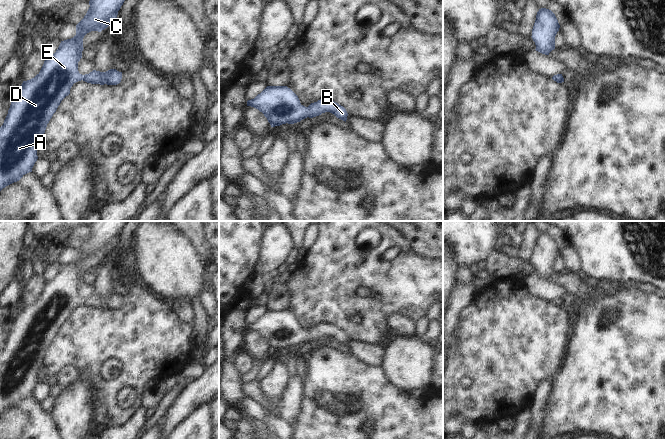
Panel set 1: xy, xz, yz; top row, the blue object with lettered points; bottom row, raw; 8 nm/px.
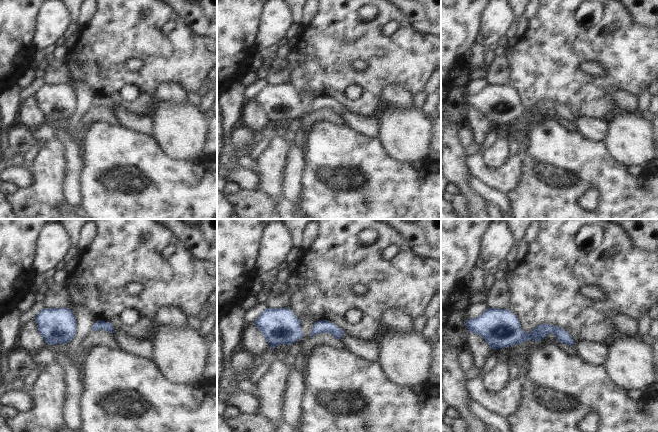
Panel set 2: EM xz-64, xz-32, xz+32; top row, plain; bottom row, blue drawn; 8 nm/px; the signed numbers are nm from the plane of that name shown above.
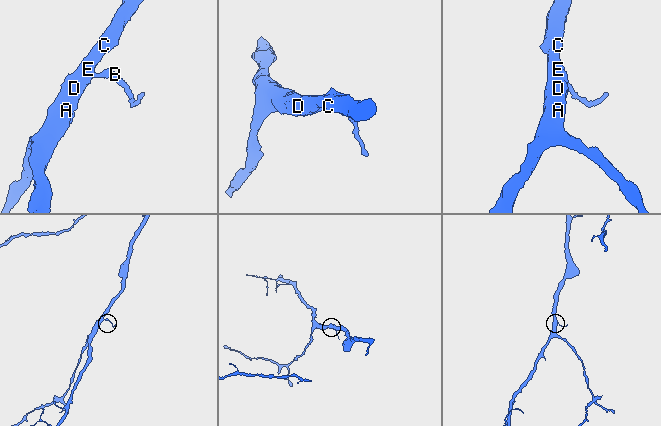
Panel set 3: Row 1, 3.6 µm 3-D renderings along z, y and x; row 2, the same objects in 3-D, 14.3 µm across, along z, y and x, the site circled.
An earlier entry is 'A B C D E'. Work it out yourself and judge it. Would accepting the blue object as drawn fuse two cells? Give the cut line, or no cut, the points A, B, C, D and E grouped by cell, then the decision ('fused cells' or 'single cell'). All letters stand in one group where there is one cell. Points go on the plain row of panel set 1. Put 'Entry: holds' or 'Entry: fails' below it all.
no cut | A B C D E | single cell
Entry: holds

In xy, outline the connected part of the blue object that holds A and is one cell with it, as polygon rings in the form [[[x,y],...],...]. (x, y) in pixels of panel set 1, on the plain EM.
[[[94,221],[89,225],[89,233],[84,242],[76,249],[76,259],[61,265],[56,276],[47,281],[40,296],[32,303],[23,305],[13,319],[8,338],[0,351],[0,415],[19,405],[25,398],[32,396],[38,383],[37,374],[42,367],[44,357],[61,325],[70,318],[74,307],[85,305],[91,308],[117,309],[121,306],[122,296],[110,293],[106,296],[93,294],[82,299],[78,295],[78,286],[82,282],[83,262],[91,255],[101,256],[117,242],[118,235],[127,221]]]

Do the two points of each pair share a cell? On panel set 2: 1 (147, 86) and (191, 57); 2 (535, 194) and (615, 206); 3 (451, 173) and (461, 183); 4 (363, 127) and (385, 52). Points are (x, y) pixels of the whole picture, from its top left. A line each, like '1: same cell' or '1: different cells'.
1: same cell
2: same cell
3: same cell
4: different cells

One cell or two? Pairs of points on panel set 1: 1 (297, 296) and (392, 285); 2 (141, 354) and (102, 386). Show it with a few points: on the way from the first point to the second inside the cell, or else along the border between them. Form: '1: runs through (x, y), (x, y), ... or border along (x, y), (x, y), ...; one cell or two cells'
1: runs through (321, 288), (330, 279), (368, 279); one cell
2: runs through (136, 365), (113, 386); one cell

